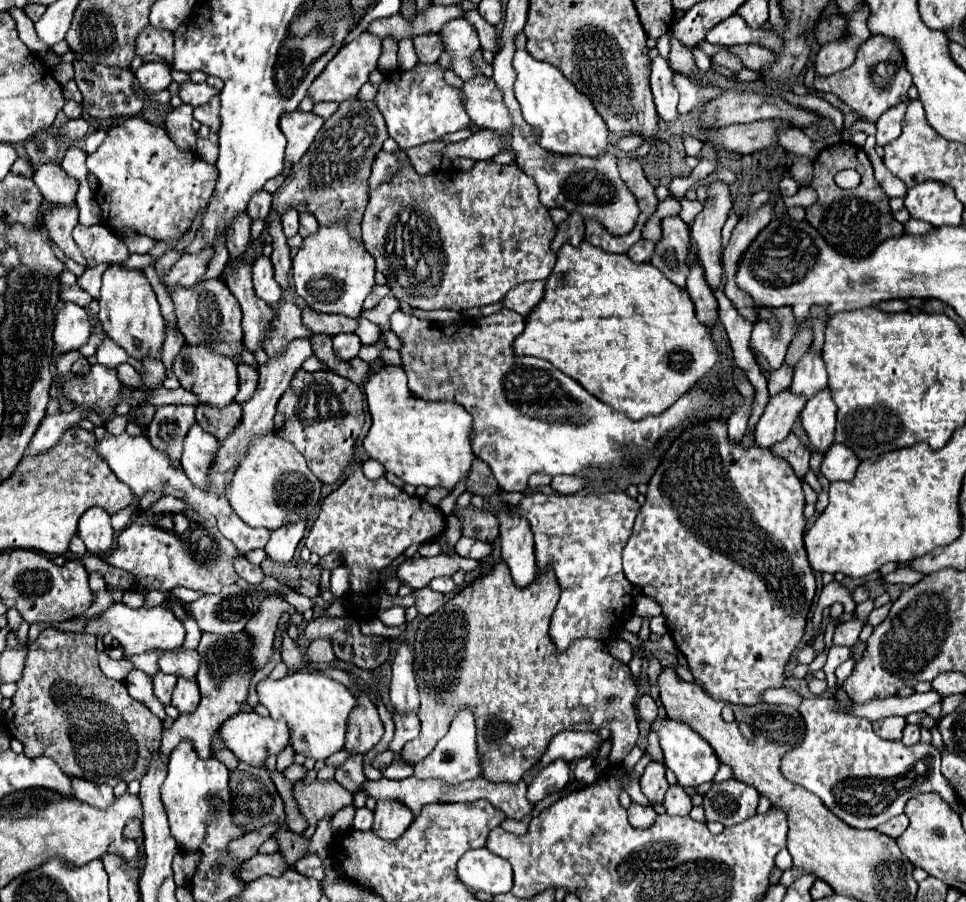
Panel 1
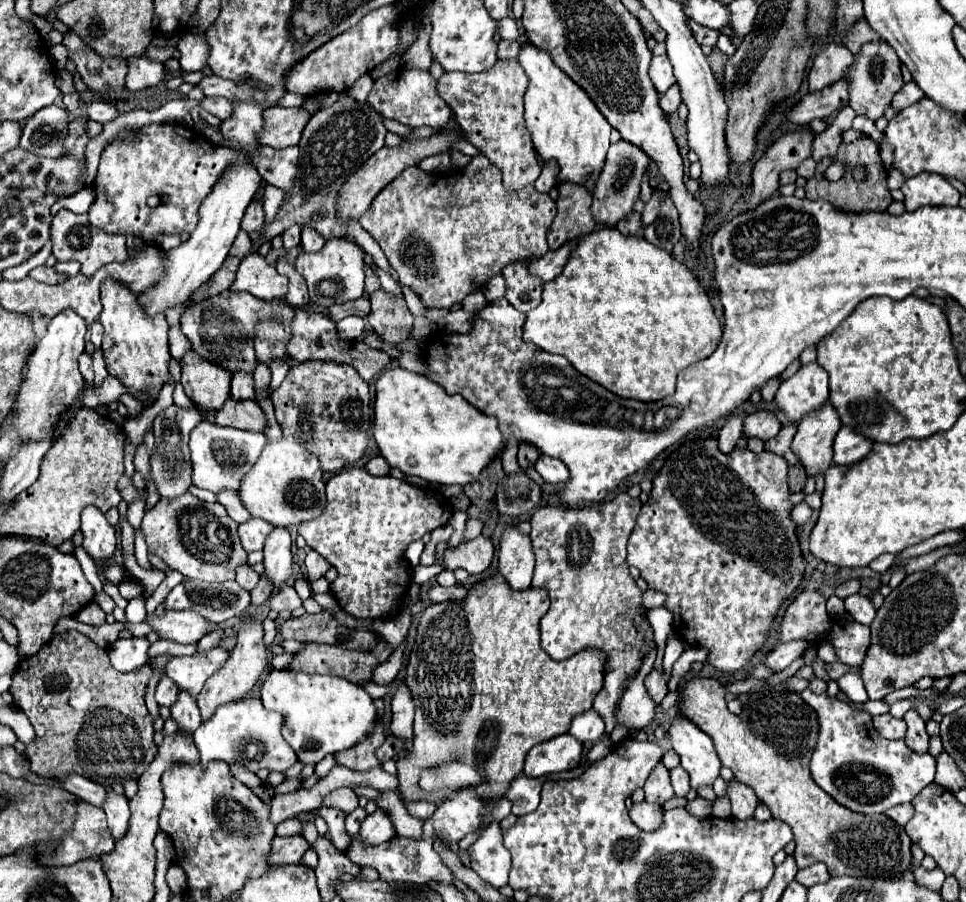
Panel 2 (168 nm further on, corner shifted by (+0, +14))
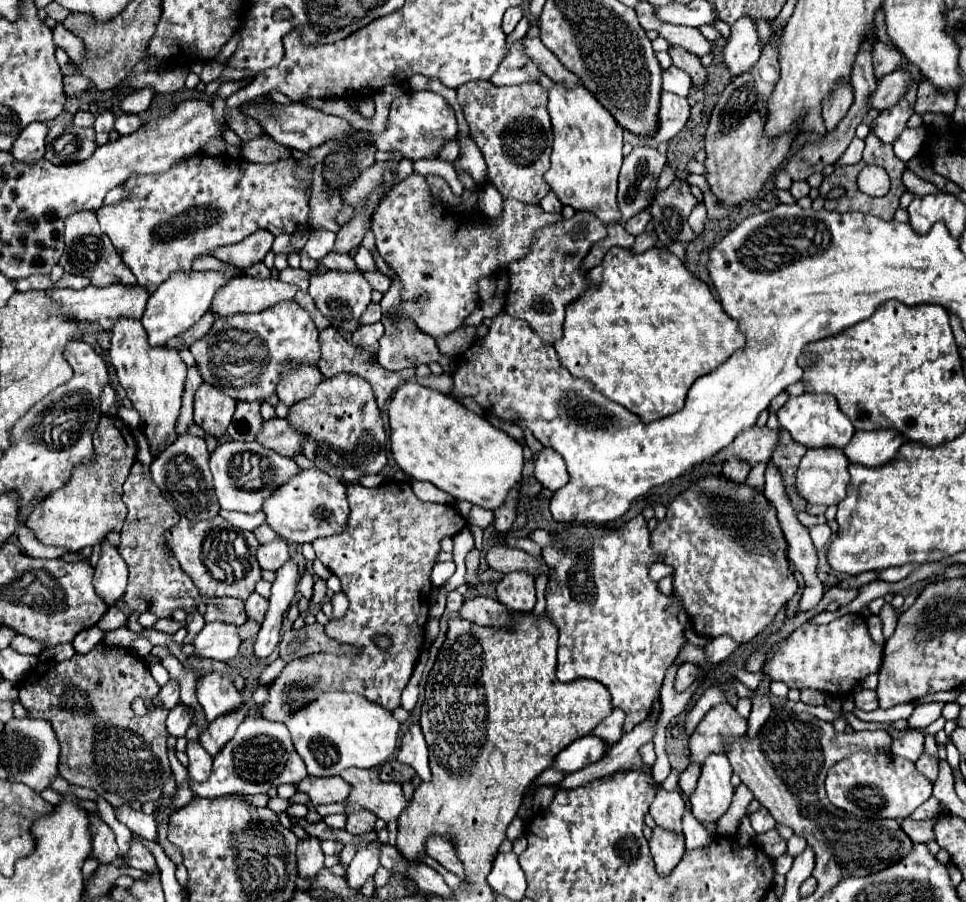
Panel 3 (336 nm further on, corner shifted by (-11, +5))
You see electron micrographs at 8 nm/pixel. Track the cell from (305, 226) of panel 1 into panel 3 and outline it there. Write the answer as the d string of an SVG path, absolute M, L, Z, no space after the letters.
M328 253L324 259L322 259L322 265L332 269L332 271L358 271L354 259L350 255L334 255L334 253Z

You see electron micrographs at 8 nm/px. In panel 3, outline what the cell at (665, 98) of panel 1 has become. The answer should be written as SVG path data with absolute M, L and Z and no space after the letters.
M672 65L670 69L662 73L662 91L670 91L680 97L688 97L690 89L692 89L692 81L682 69Z

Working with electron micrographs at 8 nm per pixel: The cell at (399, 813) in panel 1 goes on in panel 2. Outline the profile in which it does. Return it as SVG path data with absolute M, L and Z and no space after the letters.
M377 808L373 814L369 814L363 820L359 836L367 844L381 844L391 840L391 836L395 836L395 826L391 824L389 814L383 808Z

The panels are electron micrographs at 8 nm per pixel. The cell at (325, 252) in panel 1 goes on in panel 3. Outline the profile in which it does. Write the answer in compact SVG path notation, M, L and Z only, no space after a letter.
M328 271L324 275L310 277L310 289L308 289L308 293L314 299L314 305L330 321L330 325L334 329L352 333L352 331L356 331L360 327L360 317L362 317L362 313L366 311L366 307L370 303L372 287L368 285L368 281L364 279L364 275L360 271L354 271L354 273Z

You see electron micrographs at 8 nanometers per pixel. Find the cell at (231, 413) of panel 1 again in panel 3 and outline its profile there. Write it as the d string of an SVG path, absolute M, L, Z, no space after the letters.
M270 419L270 421L264 421L262 431L258 433L256 441L262 443L264 447L274 449L278 455L296 457L302 453L304 435L296 431L288 423L288 419Z

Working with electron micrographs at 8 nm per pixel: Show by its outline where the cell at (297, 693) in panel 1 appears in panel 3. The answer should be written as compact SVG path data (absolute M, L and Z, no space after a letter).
M344 691L320 695L314 703L296 711L286 721L286 727L294 739L296 753L306 763L308 775L314 777L334 777L350 767L380 767L392 757L400 733L400 723L392 711L386 711L378 703L370 703L362 695Z

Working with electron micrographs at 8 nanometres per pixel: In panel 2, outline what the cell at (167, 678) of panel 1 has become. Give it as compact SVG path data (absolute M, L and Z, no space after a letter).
M163 676L163 678L159 680L157 688L155 688L155 700L159 702L159 706L167 706L167 708L169 708L169 706L175 702L177 694L179 694L179 688L175 686L175 682L173 682L171 678Z

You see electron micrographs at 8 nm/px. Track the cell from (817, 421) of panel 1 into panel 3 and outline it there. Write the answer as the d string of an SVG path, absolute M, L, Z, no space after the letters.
M806 451L796 471L796 491L812 505L838 505L850 483L848 459L842 451Z

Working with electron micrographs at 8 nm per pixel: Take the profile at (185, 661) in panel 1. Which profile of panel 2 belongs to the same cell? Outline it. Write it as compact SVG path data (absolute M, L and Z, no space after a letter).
M211 648L201 654L183 656L183 658L169 658L165 664L165 674L181 688L189 690L197 696L205 684L205 680L227 660L227 652L221 648Z

